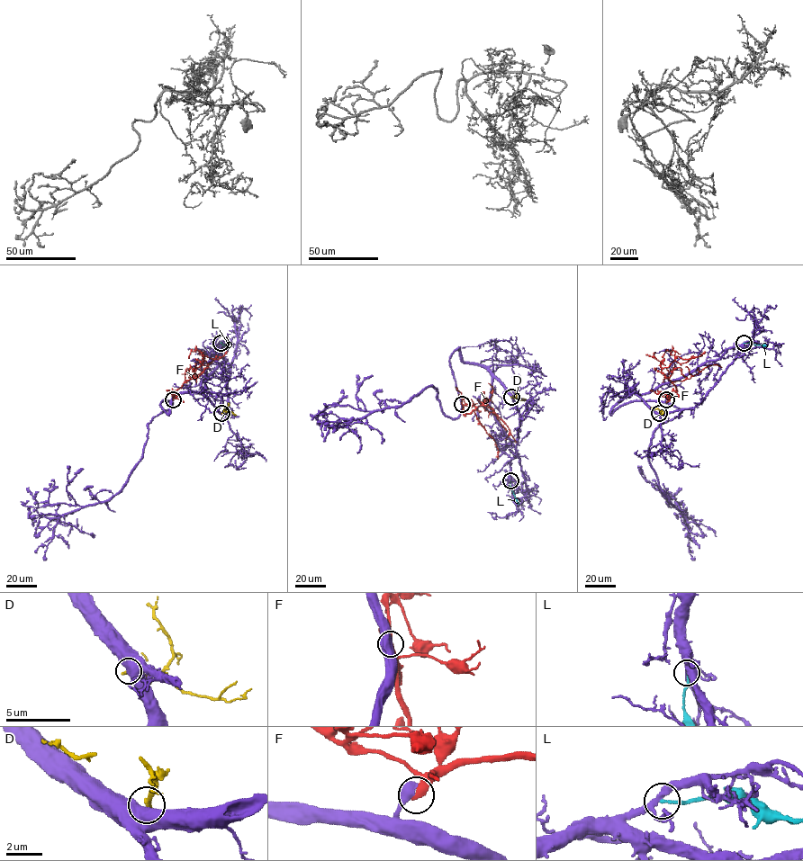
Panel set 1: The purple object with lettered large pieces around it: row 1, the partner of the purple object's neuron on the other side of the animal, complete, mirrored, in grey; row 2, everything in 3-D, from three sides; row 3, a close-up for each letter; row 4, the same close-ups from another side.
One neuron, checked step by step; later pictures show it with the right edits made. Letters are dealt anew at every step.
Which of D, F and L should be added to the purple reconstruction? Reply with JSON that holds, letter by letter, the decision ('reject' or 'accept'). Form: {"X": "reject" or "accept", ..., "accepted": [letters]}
{"D": "reject", "F": "reject", "L": "reject", "accepted": []}

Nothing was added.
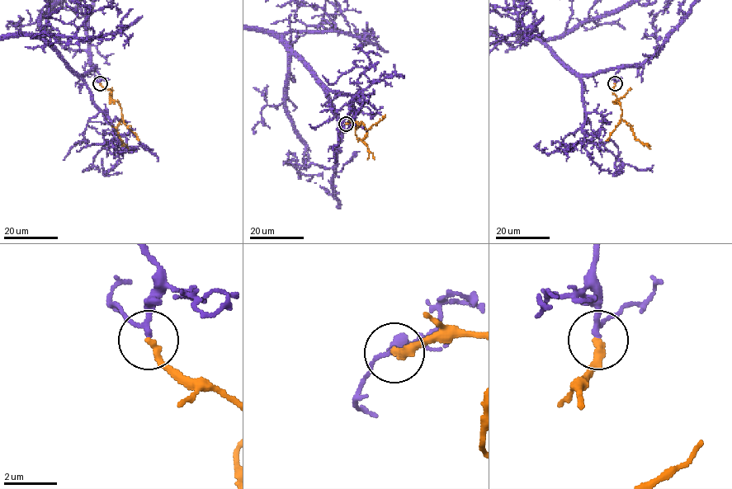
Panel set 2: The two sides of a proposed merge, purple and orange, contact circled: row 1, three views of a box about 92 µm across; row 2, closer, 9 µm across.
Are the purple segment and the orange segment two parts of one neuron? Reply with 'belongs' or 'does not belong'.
belongs

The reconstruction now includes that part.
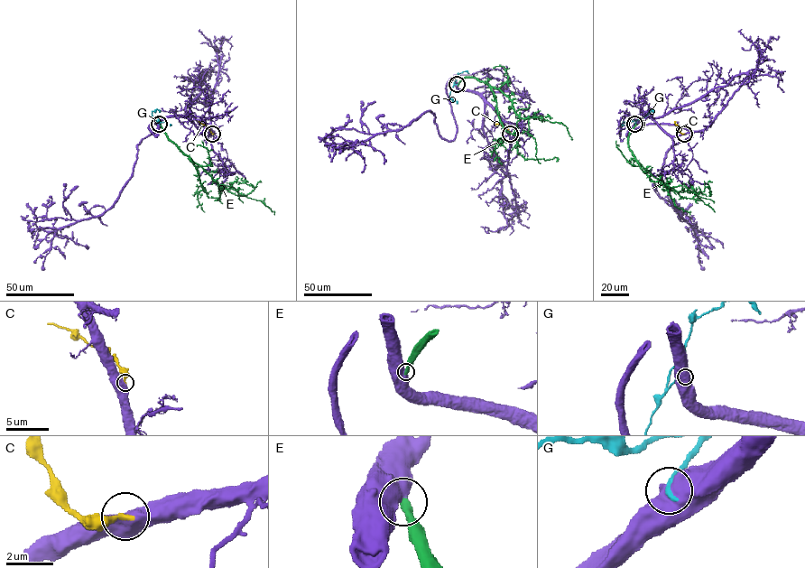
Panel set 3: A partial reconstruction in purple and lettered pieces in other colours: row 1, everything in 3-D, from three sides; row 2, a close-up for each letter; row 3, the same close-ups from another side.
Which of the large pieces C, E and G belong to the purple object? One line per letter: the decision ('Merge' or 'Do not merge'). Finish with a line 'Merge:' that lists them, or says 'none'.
C: Do not merge
E: Merge
G: Do not merge
Merge: E

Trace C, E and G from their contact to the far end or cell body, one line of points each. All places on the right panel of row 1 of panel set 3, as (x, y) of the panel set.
C: (684, 133), (675, 121)
E: (636, 124), (628, 148), (681, 197), (691, 199), (706, 186), (710, 195), (711, 181)
G: (634, 124), (652, 109), (654, 110)

